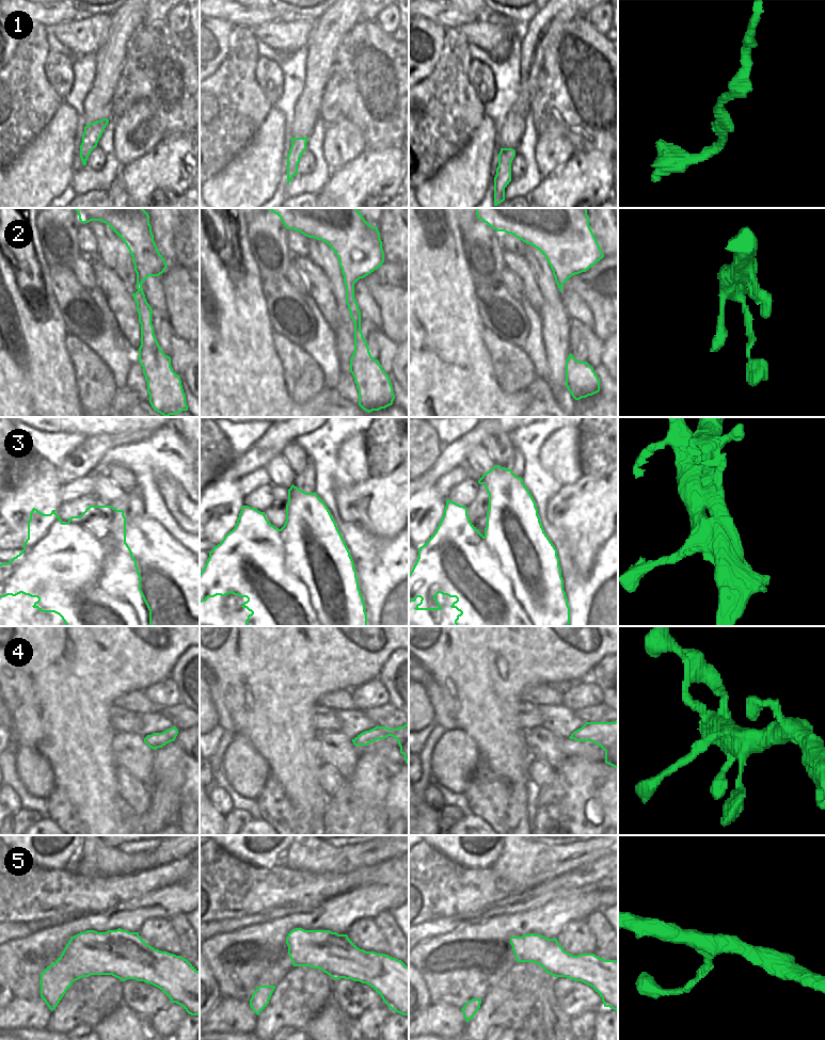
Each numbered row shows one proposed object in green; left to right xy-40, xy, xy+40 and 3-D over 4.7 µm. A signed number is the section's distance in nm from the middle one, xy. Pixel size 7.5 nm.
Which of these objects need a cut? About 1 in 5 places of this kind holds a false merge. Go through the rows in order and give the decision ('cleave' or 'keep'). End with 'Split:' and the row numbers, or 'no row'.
1: keep
2: keep
3: cleave
4: keep
5: keep
Split: 3

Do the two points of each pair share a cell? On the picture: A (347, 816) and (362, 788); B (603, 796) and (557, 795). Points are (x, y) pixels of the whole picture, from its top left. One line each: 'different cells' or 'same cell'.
A: same cell
B: same cell

